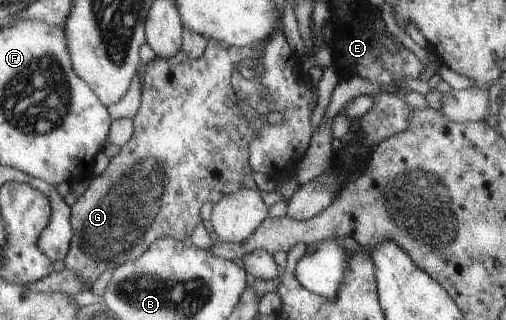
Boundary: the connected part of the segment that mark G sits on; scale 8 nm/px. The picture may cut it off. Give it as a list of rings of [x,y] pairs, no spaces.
[[[208,39],[200,58],[191,59],[181,49],[173,58],[156,57],[139,67],[142,92],[140,106],[132,119],[133,137],[120,147],[103,173],[92,177],[87,190],[70,207],[74,235],[64,262],[89,287],[107,269],[115,269],[145,254],[159,238],[171,236],[183,241],[186,234],[189,237],[202,223],[199,213],[203,203],[217,203],[227,194],[243,189],[246,173],[253,173],[250,166],[252,140],[266,123],[284,122],[280,116],[271,114],[265,119],[244,118],[237,105],[234,73],[243,59],[252,58],[257,64],[259,44],[237,47]]]

